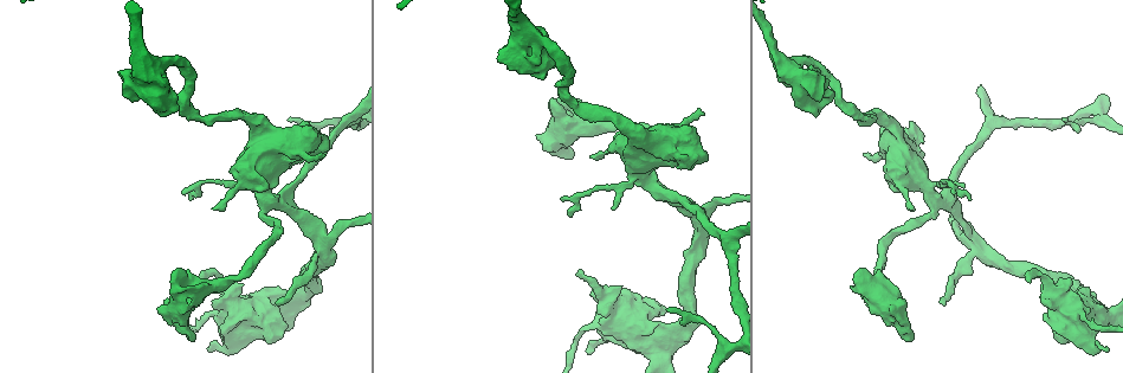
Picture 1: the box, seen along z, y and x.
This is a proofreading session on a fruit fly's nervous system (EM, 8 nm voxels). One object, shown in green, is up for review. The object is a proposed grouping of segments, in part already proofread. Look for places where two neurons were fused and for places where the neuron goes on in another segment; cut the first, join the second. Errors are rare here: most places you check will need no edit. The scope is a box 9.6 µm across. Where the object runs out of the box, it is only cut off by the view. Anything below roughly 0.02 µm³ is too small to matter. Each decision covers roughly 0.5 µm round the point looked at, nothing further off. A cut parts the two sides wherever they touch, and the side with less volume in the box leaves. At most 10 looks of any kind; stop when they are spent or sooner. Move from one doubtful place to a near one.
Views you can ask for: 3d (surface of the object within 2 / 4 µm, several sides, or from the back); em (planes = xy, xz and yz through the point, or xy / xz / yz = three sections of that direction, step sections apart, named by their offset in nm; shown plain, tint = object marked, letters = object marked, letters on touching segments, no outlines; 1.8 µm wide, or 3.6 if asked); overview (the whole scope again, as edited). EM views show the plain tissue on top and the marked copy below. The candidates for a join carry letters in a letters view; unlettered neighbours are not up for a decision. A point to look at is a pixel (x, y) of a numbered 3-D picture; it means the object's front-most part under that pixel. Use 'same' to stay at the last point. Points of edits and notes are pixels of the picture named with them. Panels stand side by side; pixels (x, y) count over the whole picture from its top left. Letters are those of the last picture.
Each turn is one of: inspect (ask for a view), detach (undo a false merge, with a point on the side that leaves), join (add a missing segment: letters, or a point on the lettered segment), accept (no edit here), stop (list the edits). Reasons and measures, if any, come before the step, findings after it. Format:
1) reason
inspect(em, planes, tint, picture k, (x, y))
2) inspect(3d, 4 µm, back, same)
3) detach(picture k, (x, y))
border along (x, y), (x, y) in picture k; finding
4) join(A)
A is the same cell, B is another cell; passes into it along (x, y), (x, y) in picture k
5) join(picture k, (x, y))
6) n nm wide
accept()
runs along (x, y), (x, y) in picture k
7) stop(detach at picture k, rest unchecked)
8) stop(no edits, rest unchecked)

four or more arms meet
inspect(em, yz, step 16, letters, picture 1, (269, 202))

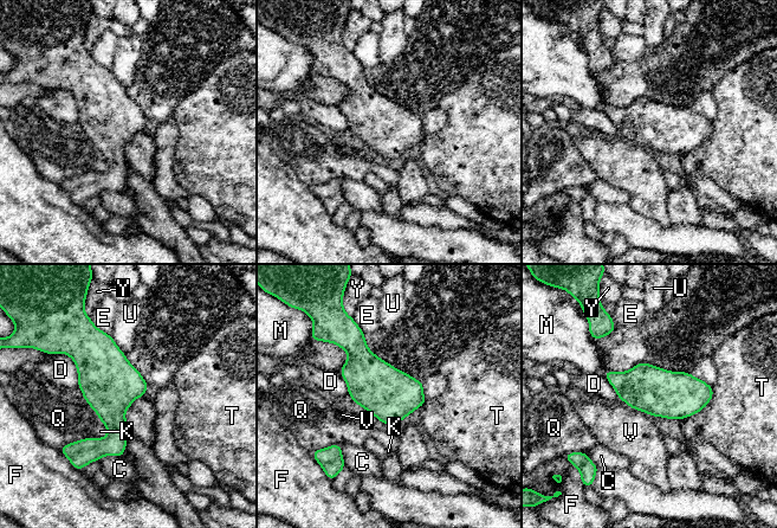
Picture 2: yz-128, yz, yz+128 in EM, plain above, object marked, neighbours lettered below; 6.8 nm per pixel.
accept()
C, D, E, F, K, M, Q, T, U, V and Y are other cells; one neuron here

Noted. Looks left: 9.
thick turns thin
inspect(em, planes, tint, picture 1, (914, 148))

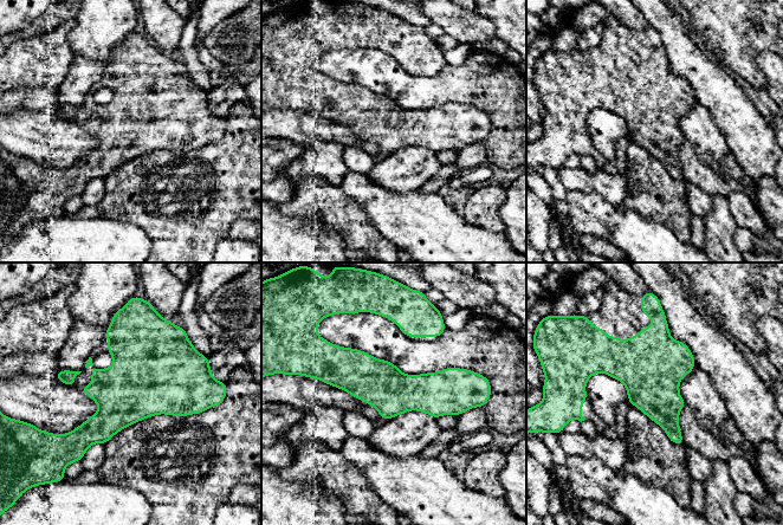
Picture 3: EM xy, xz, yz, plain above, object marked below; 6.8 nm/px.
inspect(em, planes, letters, same)

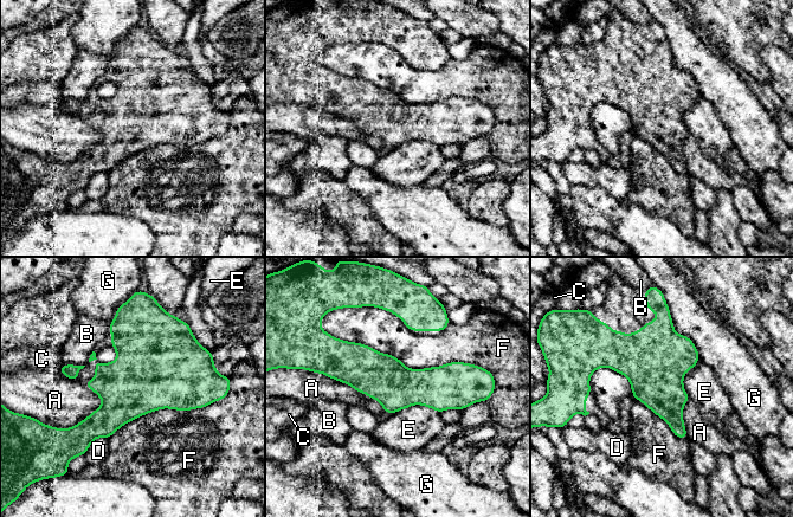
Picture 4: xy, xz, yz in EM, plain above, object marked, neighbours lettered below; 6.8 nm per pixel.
accept()
A, B, C, D, E, F and G are other cells; border along (440, 412), (411, 405), (392, 414) in picture 4; one neuron here

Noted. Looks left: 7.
sudden change in width
inspect(em, planes, letters, picture 1, (973, 241))

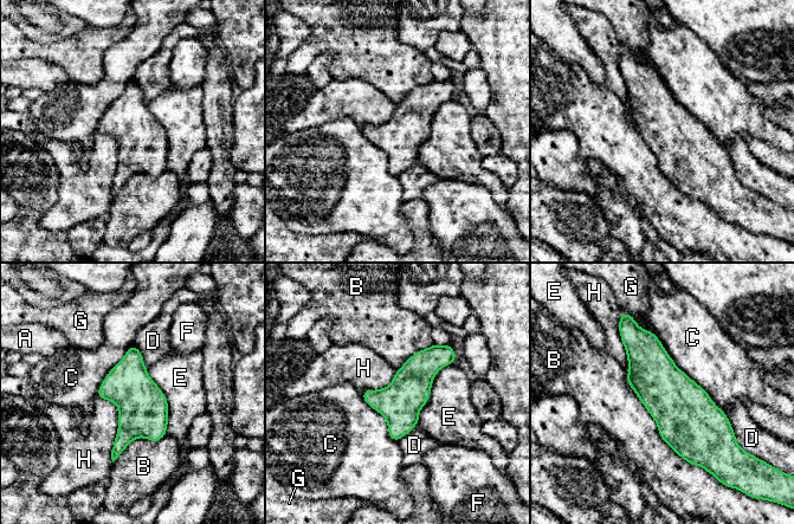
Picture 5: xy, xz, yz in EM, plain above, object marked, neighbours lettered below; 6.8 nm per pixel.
accept()
A, B, C, D, E, F, G and H are other cells; border along (97, 395), (117, 407), (113, 463) in picture 5; all the same neuron

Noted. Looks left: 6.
branch stops here
inspect(em, 3.6 µm, yz, step 16, letters, picture 1, (198, 288))

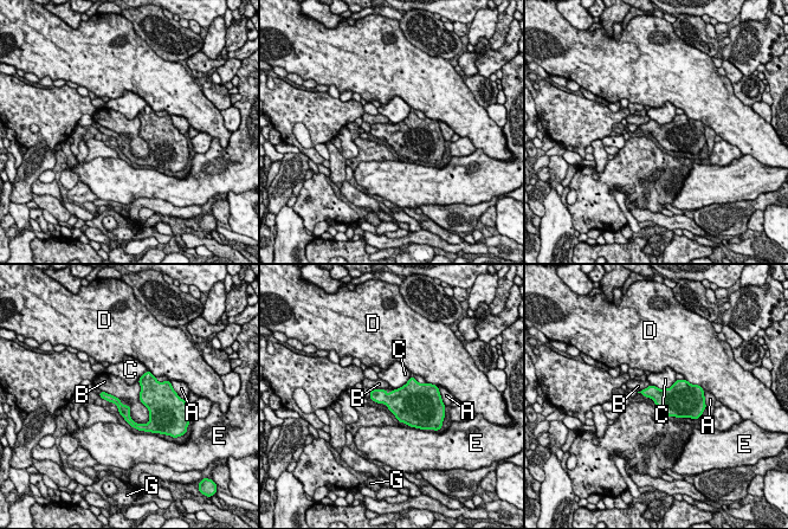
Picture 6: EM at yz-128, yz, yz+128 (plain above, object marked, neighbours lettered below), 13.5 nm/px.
another direction
inspect(em, 3.6 µm, planes, letters, same)

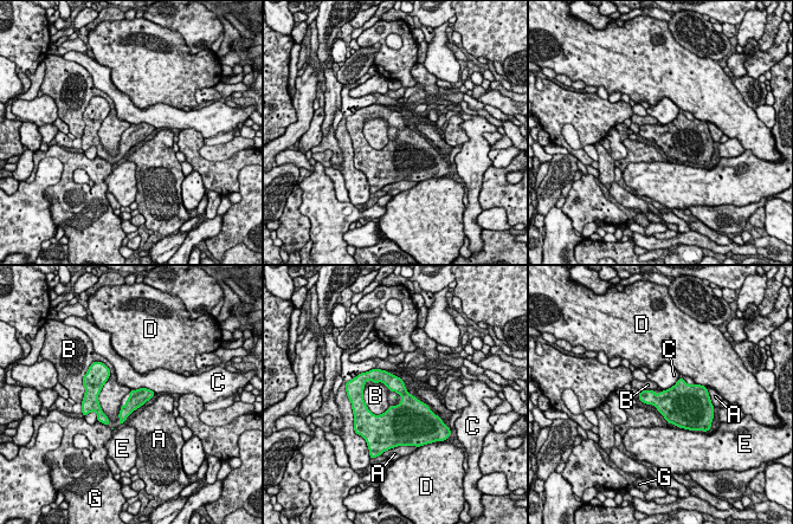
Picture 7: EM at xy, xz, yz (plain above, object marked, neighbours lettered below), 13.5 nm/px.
accept()
A, B, C, D, E and G are other cells; none of them fits

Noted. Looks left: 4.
stop(no edits, rest unchecked)

